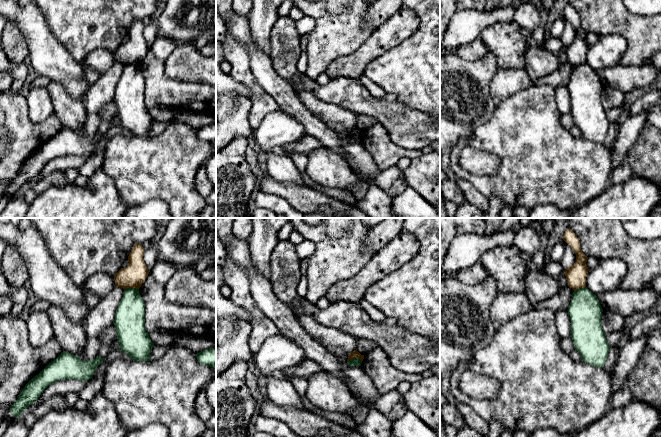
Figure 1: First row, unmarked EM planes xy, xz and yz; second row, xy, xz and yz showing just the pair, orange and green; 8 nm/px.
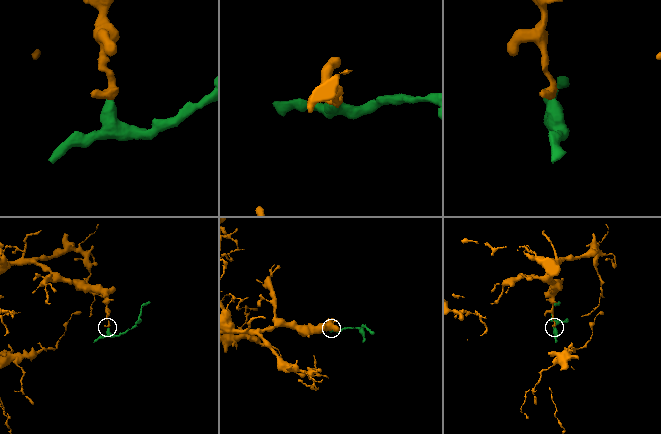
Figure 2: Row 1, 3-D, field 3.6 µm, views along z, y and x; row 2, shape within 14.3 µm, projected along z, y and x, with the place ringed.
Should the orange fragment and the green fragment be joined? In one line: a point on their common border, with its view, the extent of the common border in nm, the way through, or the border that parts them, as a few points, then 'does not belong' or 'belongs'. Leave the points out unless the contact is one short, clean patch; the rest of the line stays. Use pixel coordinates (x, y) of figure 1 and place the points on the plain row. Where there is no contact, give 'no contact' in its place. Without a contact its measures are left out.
contact xz (354, 133); length 120 nm; border xz (361, 136), (352, 134), (347, 137); does not belong

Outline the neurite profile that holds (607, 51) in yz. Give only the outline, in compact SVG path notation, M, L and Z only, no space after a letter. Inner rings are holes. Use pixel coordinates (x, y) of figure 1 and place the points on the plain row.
M617 34L602 35L595 44L588 47L586 63L596 72L619 65L627 48L627 40Z

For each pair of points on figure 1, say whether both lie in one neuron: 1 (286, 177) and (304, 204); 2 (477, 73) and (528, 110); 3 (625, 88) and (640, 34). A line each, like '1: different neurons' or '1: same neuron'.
1: different neurons
2: different neurons
3: different neurons

